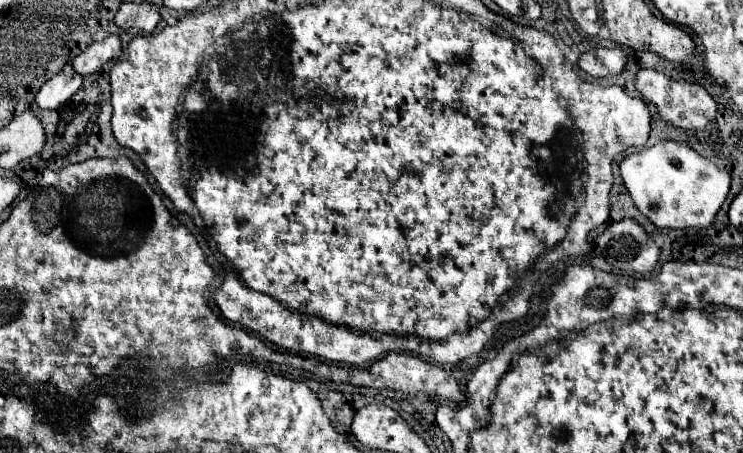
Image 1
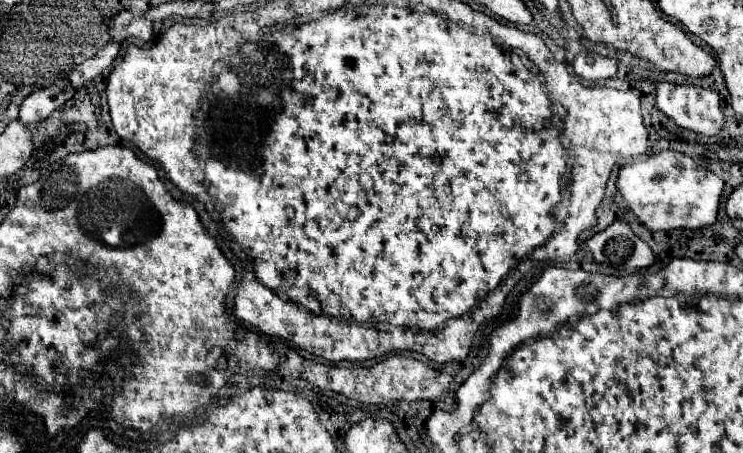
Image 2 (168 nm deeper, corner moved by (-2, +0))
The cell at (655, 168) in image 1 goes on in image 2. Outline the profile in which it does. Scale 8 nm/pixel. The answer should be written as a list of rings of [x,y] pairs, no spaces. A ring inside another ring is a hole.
[[[661,151],[653,157],[631,161],[619,169],[617,177],[617,191],[637,219],[651,231],[699,229],[713,225],[723,185],[725,183],[717,175],[709,175],[705,167],[677,151]]]

